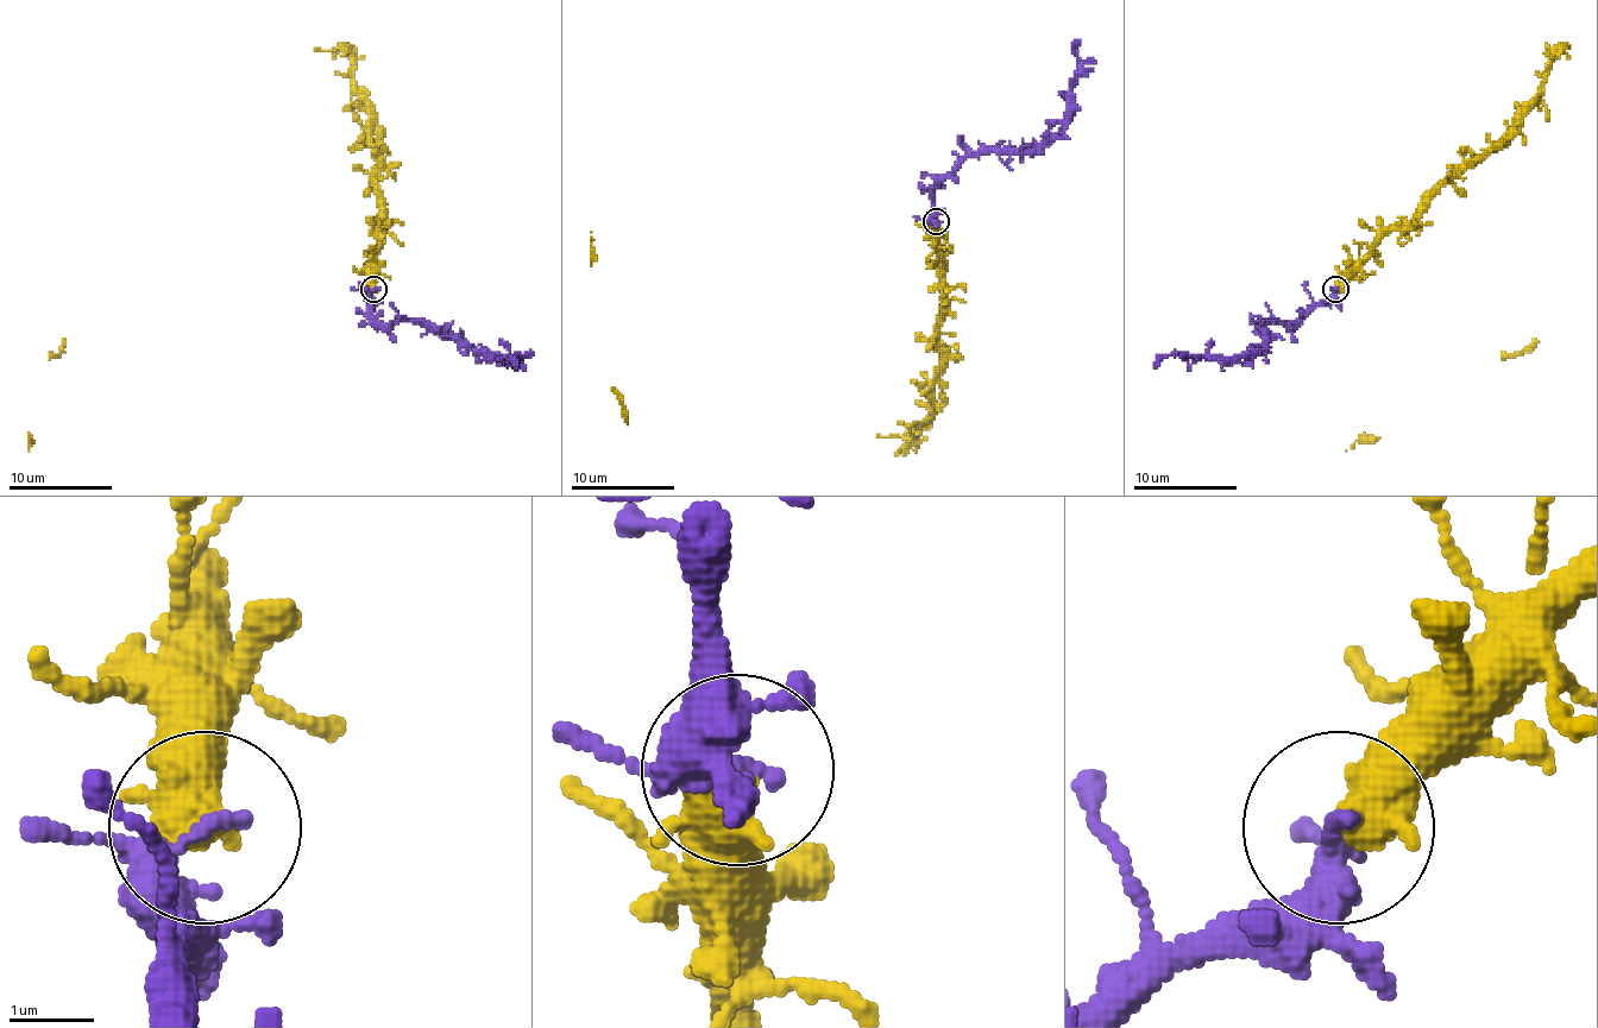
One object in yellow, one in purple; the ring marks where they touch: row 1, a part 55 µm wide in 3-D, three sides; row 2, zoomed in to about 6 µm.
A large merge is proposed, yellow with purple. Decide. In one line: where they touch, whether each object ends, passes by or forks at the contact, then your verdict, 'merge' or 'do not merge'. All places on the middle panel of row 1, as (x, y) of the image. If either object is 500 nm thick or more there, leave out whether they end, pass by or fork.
(936, 221) | yellow passes by | purple passes by | merge

